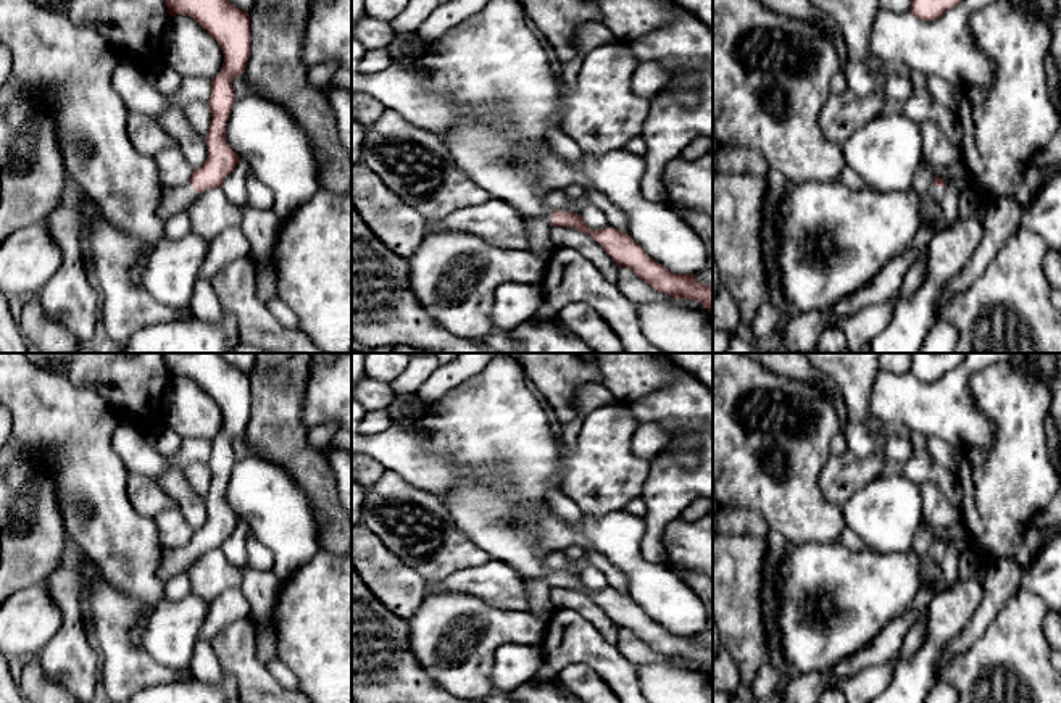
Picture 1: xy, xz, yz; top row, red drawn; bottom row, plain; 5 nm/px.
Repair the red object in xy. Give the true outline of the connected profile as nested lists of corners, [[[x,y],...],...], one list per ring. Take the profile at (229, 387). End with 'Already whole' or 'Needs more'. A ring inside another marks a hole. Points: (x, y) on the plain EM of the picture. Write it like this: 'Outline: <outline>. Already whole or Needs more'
Outline: [[[163,353],[171,377],[193,379],[221,408],[224,424],[211,440],[211,485],[205,497],[208,519],[192,532],[187,547],[163,547],[160,577],[164,584],[210,550],[221,550],[239,518],[226,501],[226,487],[235,463],[234,440],[245,434],[250,419],[250,376],[237,371],[219,353]]]. Needs more

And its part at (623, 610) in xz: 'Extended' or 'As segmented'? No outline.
Extended

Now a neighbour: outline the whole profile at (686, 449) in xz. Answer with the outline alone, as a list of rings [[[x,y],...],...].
[[[697,434],[687,435],[672,445],[674,460],[685,469],[692,471],[698,464],[697,450],[700,437]]]

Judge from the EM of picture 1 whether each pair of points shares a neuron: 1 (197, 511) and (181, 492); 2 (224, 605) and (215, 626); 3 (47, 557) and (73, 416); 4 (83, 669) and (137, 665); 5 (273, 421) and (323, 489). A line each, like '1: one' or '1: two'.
1: one
2: one
3: two
4: two
5: one

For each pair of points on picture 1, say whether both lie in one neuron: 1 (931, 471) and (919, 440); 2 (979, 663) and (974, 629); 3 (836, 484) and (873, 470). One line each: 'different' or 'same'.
1: same
2: different
3: same

